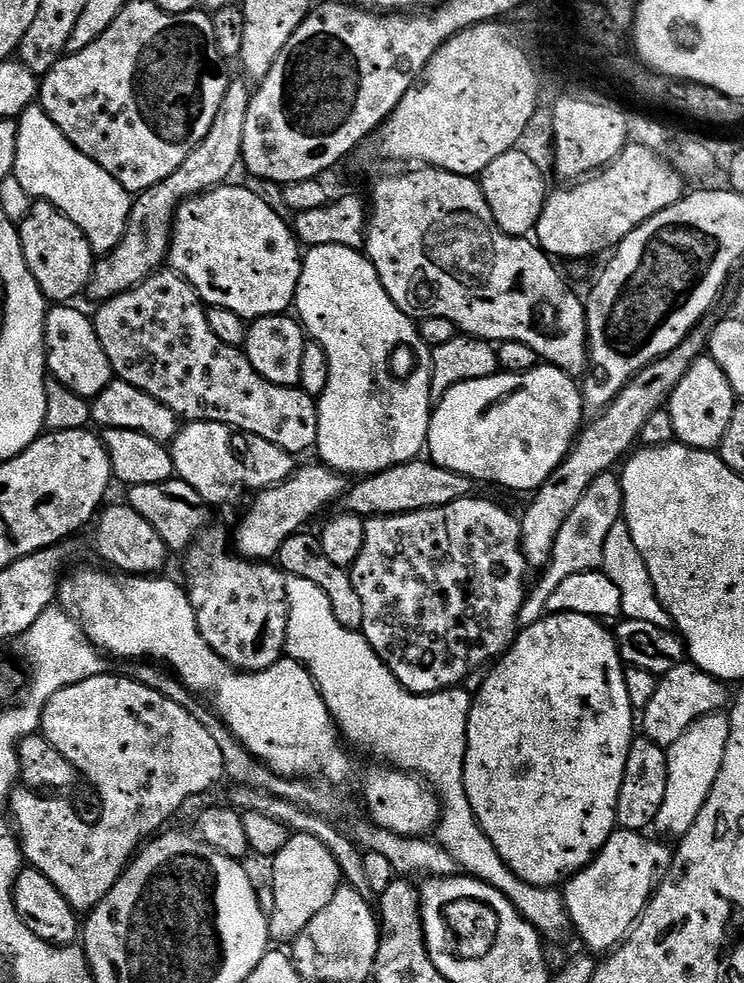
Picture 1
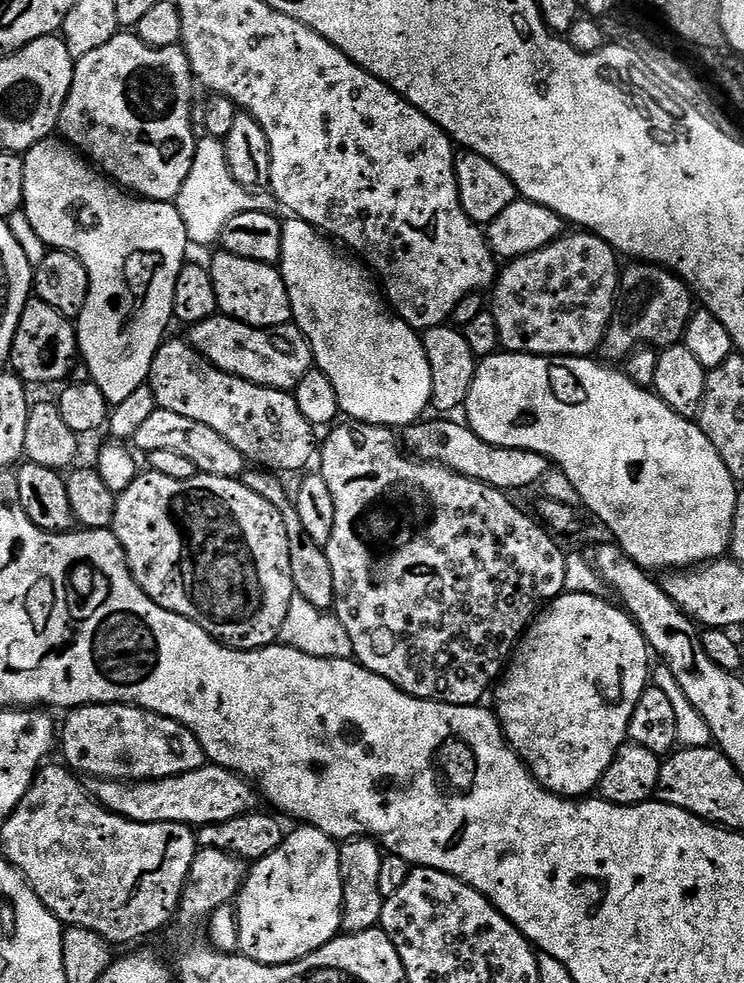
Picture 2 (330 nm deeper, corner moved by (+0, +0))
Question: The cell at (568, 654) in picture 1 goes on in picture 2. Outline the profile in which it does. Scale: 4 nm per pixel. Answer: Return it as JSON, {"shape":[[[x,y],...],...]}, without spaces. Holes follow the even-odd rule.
{"shape":[[[565,591],[563,594],[556,597],[555,600],[551,601],[537,615],[536,619],[532,621],[531,624],[528,625],[527,632],[524,633],[520,638],[519,644],[516,645],[516,650],[512,654],[511,660],[508,661],[498,683],[494,688],[494,696],[496,692],[496,704],[494,703],[494,711],[496,713],[496,717],[500,719],[501,726],[504,727],[504,737],[508,739],[508,745],[513,748],[514,751],[519,754],[524,759],[524,764],[527,766],[529,770],[532,771],[532,777],[535,778],[538,783],[546,789],[548,792],[553,792],[555,796],[567,796],[569,798],[584,798],[589,794],[595,793],[600,786],[600,780],[604,777],[605,770],[610,766],[610,762],[614,762],[614,758],[616,757],[616,752],[625,742],[628,740],[628,727],[630,726],[630,718],[634,714],[634,706],[638,706],[638,698],[642,698],[642,694],[644,693],[645,688],[649,687],[650,684],[650,668],[648,672],[648,656],[650,657],[650,649],[648,647],[647,642],[644,640],[644,635],[641,634],[640,628],[633,622],[632,617],[628,615],[627,612],[624,611],[623,607],[617,606],[616,608],[612,604],[607,604],[604,601],[604,598],[601,598],[599,595],[588,594],[580,594],[580,593],[570,593]]]}

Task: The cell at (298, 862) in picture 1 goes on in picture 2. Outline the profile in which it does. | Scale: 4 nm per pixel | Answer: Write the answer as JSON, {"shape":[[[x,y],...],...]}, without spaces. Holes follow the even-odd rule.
{"shape":[[[296,826],[296,829],[285,835],[282,846],[274,850],[274,854],[266,854],[266,858],[255,861],[247,869],[244,884],[240,888],[240,894],[234,901],[234,911],[238,922],[238,949],[239,955],[245,956],[247,960],[257,960],[259,964],[292,964],[295,960],[304,960],[312,952],[325,948],[331,940],[341,935],[344,927],[344,871],[340,869],[340,844],[332,840],[322,830],[311,826]]]}

